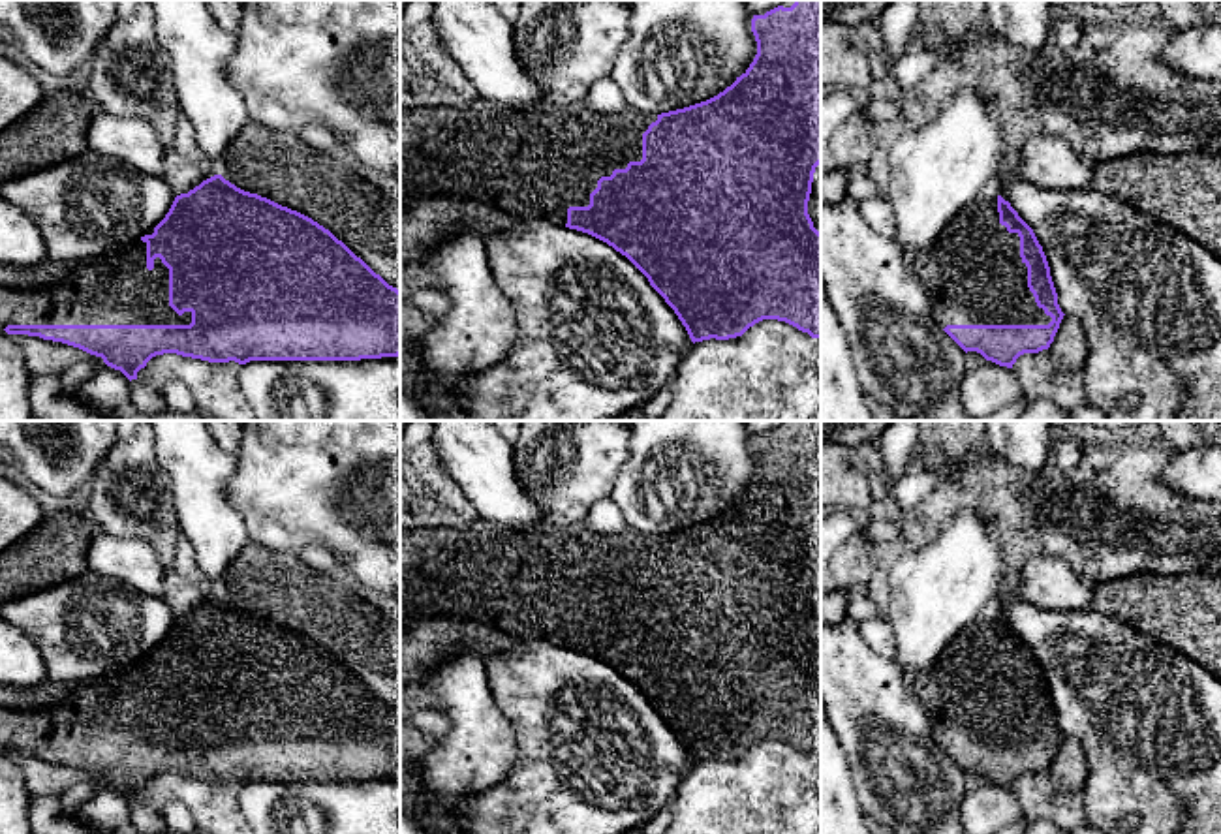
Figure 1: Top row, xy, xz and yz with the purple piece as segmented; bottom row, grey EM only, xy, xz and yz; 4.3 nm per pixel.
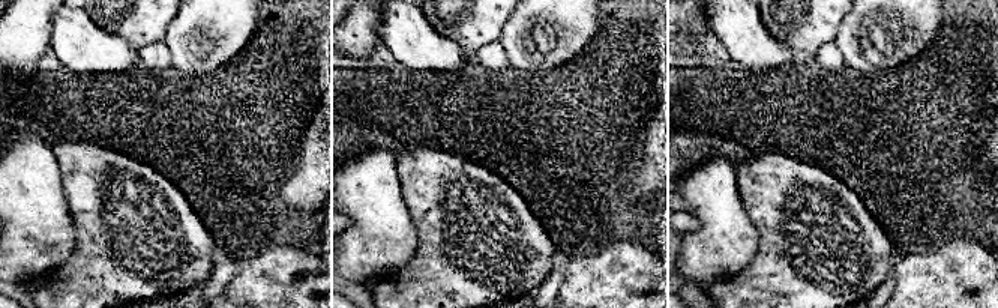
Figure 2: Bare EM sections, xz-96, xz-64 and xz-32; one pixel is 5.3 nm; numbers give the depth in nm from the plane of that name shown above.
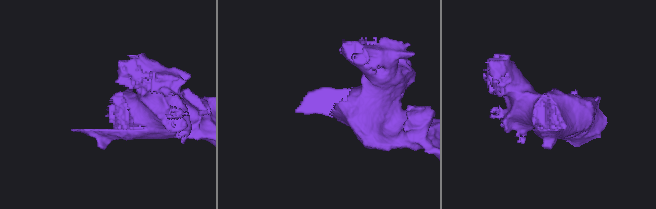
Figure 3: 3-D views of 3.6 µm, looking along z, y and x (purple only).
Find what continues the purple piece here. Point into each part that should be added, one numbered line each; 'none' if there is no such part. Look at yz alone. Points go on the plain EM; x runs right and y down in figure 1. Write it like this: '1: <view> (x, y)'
1: yz (973, 695)

